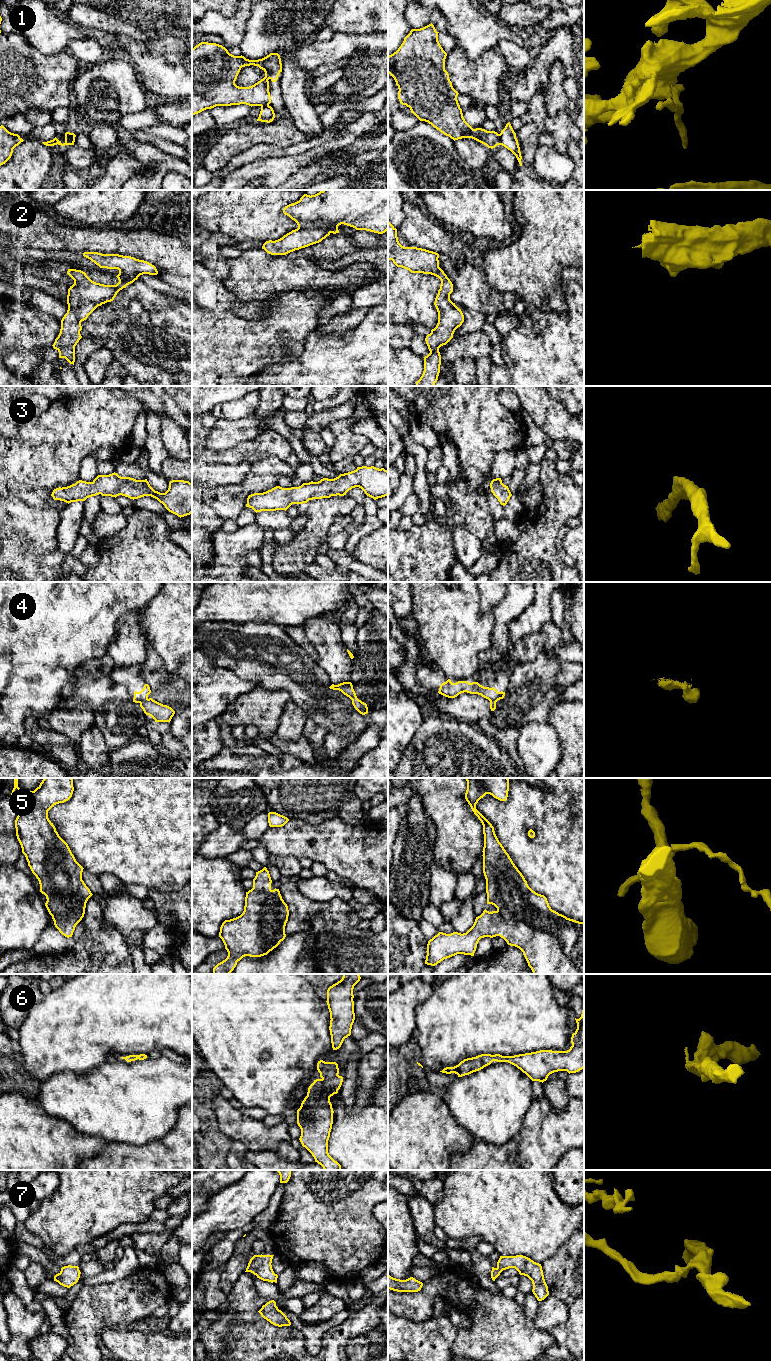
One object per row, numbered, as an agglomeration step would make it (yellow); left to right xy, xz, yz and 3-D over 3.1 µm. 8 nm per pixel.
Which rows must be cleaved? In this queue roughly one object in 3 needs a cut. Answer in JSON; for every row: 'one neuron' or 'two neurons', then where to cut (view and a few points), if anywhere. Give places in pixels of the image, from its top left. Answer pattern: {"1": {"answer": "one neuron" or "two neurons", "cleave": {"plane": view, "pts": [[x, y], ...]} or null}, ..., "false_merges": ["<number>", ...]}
{"1": {"answer": "two neurons", "cleave": {"plane": "yz", "pts": [[498, 134], [499, 144]]}}, "2": {"answer": "one neuron", "cleave": null}, "3": {"answer": "one neuron", "cleave": null}, "4": {"answer": "two neurons", "cleave": {"plane": "xy", "pts": [[147, 698], [140, 703]]}}, "5": {"answer": "one neuron", "cleave": null}, "6": {"answer": "one neuron", "cleave": null}, "7": {"answer": "one neuron", "cleave": null}, "false_merges": ["1", "4"]}

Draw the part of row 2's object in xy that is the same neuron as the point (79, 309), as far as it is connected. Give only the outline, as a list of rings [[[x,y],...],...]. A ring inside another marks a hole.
[[[84,252],[83,256],[90,259],[100,268],[118,269],[119,274],[116,277],[118,278],[119,282],[116,285],[104,285],[96,283],[92,281],[85,272],[76,269],[68,269],[67,274],[74,280],[74,284],[68,289],[68,310],[61,320],[60,333],[52,346],[59,352],[59,358],[65,358],[70,364],[73,365],[75,362],[75,346],[82,338],[80,334],[80,331],[82,330],[81,322],[86,320],[98,306],[113,301],[120,290],[133,283],[140,275],[158,274],[158,271],[154,265],[131,256],[102,254],[98,252]]]

